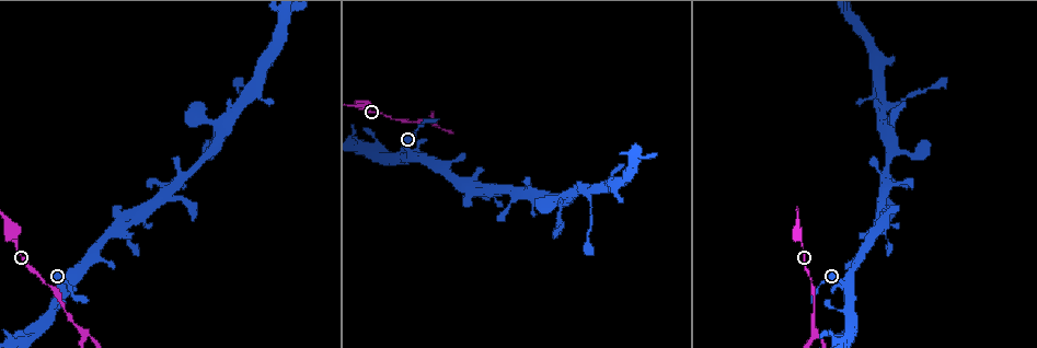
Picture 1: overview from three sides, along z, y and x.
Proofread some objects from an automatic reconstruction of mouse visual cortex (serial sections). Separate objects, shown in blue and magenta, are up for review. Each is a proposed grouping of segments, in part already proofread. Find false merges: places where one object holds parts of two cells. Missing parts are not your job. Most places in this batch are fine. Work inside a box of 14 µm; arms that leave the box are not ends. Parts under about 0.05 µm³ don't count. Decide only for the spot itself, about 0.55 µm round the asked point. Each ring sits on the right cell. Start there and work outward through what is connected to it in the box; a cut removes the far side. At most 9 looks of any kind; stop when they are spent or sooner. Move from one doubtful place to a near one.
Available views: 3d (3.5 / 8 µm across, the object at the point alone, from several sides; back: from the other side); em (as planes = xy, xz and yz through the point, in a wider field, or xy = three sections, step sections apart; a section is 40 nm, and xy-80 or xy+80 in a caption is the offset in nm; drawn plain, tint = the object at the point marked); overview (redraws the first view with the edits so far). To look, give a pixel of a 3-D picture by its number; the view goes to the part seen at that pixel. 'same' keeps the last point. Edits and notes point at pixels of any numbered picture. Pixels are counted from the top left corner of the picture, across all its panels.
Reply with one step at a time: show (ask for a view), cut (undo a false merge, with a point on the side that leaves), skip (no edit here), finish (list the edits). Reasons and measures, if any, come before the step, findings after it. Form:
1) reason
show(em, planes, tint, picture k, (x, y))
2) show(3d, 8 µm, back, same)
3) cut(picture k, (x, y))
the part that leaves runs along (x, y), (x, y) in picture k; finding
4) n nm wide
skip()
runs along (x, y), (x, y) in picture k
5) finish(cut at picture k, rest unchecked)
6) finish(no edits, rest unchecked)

arms part here
show(3d, 3.5 µm, picture 1, (84, 333))

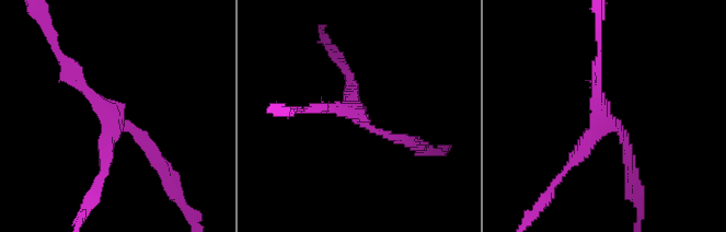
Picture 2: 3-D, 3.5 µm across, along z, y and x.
now the EM
show(em, planes, tint, picture 2, (606, 115))

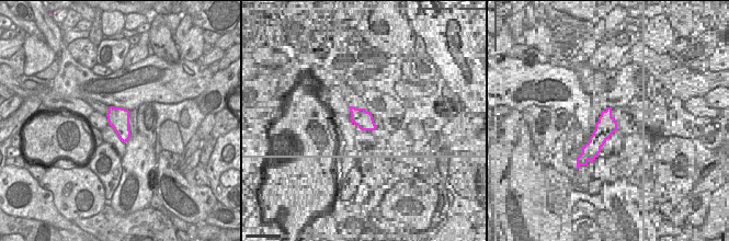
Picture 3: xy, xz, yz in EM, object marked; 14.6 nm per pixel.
show(em, xy, step 1, tint, same)

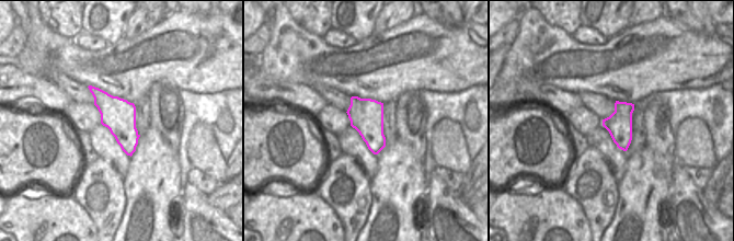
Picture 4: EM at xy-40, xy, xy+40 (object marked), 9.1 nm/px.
arms of 150, 150, 200 nm
skip()
runs along (61, 58), (112, 115), (112, 159) in picture 2; one cell here

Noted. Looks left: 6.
arms part here
show(em, planes, tint, picture 1, (860, 260))

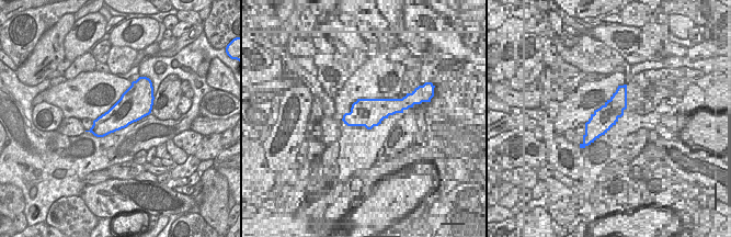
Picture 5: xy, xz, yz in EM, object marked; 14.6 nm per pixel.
see where the arms go
show(3d, 3.5 µm, same)

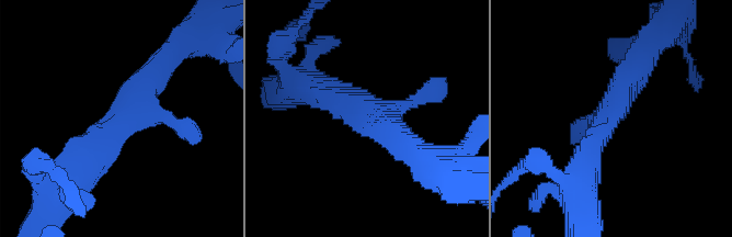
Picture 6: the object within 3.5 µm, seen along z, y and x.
skip()
all the same cell

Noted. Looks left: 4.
four-way junction
show(3d, 3.5 µm, picture 1, (166, 192))

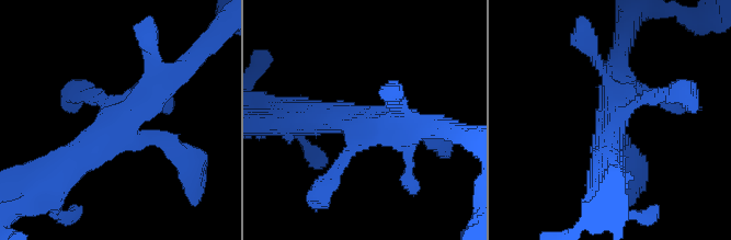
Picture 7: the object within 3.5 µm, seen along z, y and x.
4 arms; arms of 200, 200, 300, 450 nm
show(em, xy, step 3, tint, picture 7, (612, 124))

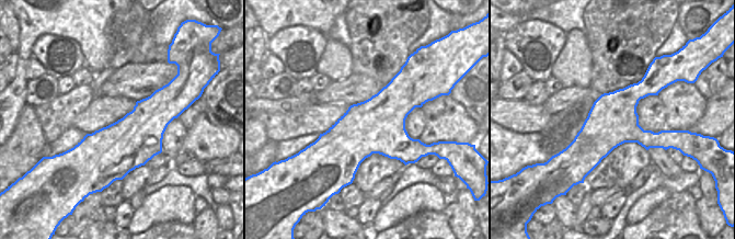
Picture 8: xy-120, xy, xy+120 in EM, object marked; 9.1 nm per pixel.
show(em, xy, step 5, tint, same)

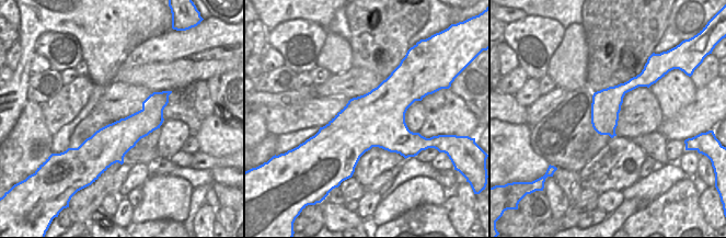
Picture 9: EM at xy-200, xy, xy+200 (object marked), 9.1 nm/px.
skip()
runs along (56, 172), (82, 156), (173, 75) in picture 7; all the same cell

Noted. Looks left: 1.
finish(no edits, rest unchecked)

